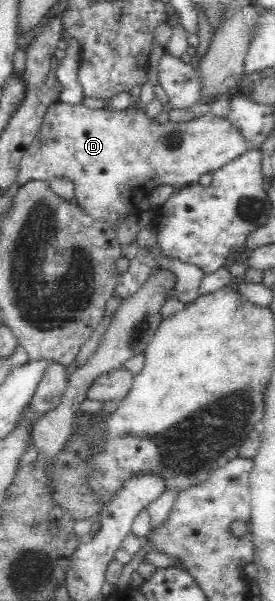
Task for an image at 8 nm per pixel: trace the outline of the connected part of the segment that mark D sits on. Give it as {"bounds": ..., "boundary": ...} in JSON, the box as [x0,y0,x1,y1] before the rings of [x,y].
{"bounds":[16,101,248,227],"boundary":[[[56,101],[46,108],[36,137],[26,147],[16,180],[22,185],[31,179],[51,180],[64,176],[74,182],[78,206],[94,219],[106,220],[116,227],[118,217],[138,214],[138,203],[161,183],[171,183],[174,187],[198,183],[202,173],[214,172],[248,150],[248,140],[240,127],[211,112],[188,122],[160,124],[148,119],[139,106],[112,111]]]}

